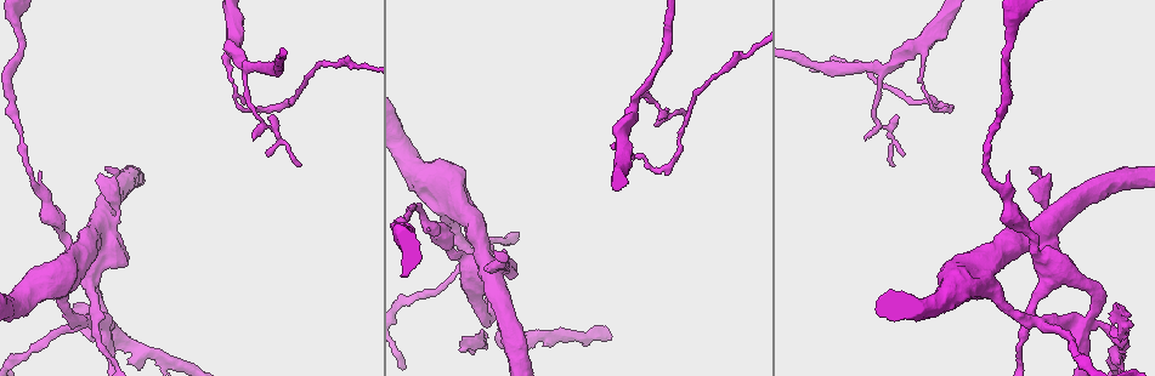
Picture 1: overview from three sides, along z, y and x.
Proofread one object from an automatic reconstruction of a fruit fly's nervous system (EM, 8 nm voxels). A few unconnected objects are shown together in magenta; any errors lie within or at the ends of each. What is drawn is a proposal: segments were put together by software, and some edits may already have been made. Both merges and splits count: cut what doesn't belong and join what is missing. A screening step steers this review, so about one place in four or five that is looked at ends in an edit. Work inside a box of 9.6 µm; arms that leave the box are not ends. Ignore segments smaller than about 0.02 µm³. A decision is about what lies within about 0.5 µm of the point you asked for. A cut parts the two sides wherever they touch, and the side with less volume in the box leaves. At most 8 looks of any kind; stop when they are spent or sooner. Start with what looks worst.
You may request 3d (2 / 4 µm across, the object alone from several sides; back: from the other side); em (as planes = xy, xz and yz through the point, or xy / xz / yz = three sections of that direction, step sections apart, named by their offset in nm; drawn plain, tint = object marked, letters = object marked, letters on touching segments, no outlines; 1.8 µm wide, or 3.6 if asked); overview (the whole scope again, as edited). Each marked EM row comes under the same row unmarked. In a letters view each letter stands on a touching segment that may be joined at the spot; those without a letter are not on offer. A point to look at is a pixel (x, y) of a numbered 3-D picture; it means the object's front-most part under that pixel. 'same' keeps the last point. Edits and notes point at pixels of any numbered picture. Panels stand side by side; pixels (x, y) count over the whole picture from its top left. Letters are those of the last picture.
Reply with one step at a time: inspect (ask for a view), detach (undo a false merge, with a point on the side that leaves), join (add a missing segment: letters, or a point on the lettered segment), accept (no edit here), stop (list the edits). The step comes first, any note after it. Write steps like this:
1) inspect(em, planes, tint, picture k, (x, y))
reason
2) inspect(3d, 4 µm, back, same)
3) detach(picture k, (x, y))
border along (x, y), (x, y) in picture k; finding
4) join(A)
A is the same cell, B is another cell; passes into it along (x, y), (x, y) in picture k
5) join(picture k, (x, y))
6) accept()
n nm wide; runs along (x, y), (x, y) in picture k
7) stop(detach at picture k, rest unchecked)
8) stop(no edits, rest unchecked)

inspect(em, xy, step 8, tint, picture 1, (1087, 325))
arms part here

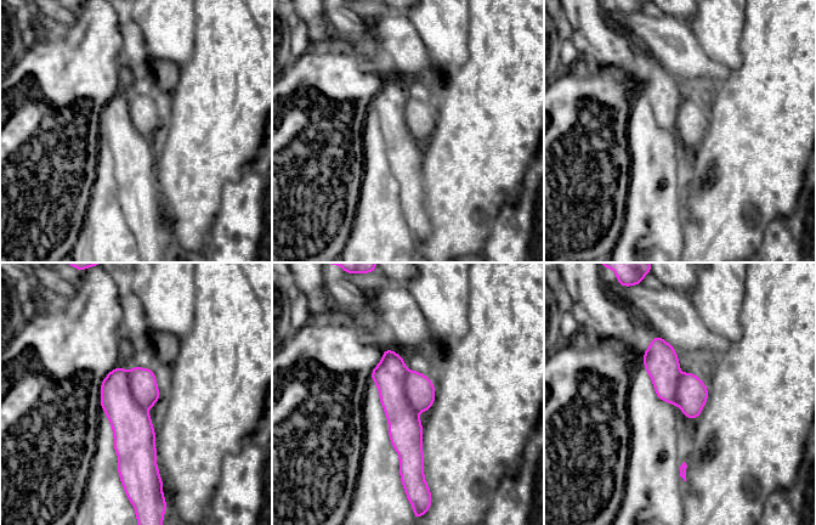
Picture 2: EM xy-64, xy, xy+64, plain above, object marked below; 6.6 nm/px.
inspect(em, yz, step 16, letters, same)

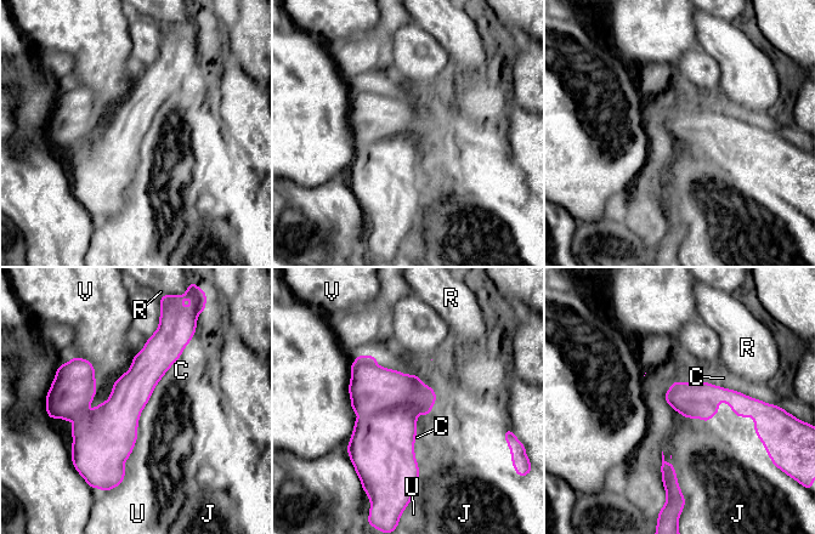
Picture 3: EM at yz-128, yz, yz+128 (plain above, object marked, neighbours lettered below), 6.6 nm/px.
accept()
220 nm wide; C, J, R, U and V are other cells; continuous, no second neuron

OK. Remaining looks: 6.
inspect(3d, 4 µm, picture 1, (1046, 249))
four or more arms meet

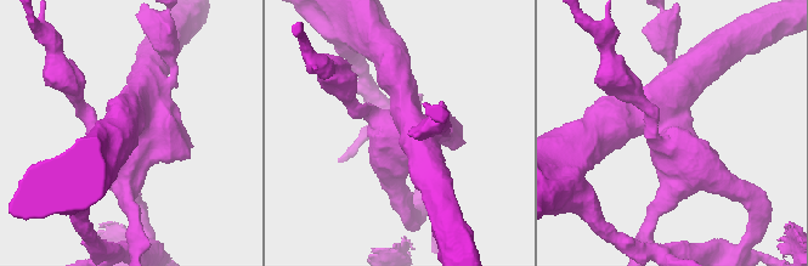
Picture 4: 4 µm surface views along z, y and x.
inspect(em, 3.6 µm, xy, step 16, tint, picture 4, (667, 129))
now the EM

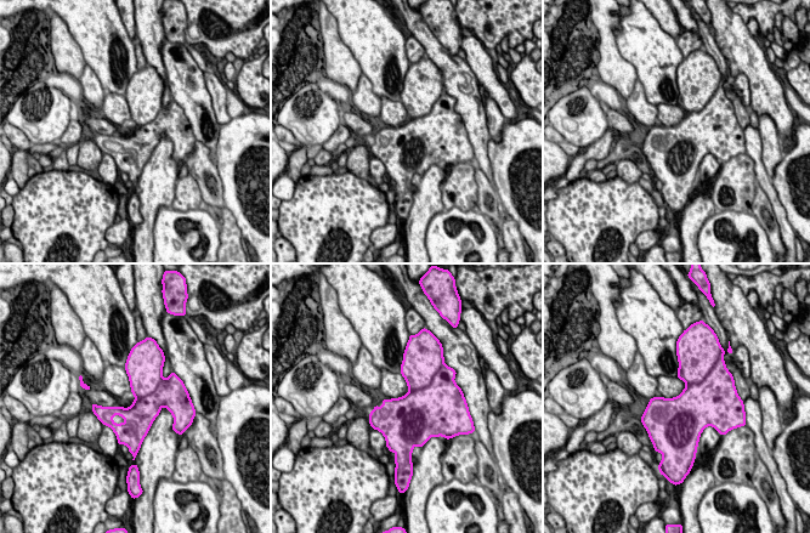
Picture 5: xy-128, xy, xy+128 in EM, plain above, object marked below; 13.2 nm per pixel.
inspect(em, 3.6 µm, planes, letters, same)
cut it another way

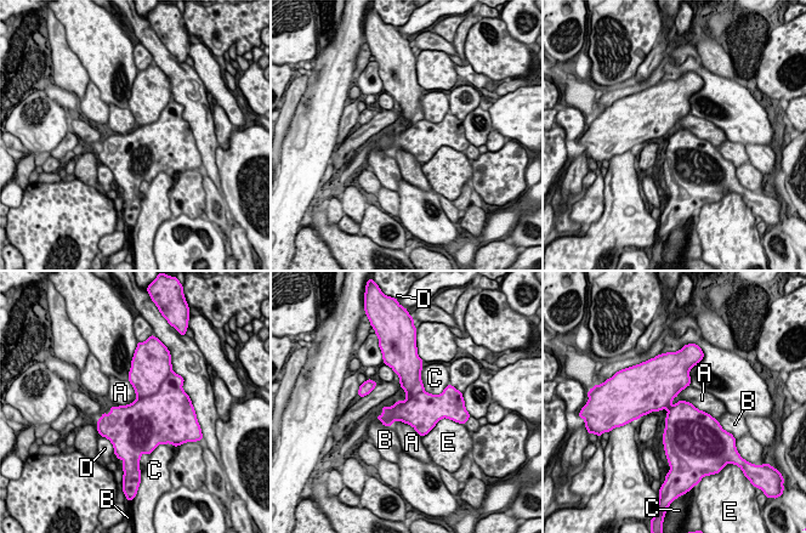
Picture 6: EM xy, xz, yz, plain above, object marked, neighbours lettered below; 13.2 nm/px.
accept()
A touches over 600 nm; A, B, C, D and E are other cells; border along (680, 400), (688, 401), (717, 420) in picture 6; continuous, no second neuron

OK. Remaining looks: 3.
inspect(em, planes, letters, picture 1, (623, 145))
thick turns thin

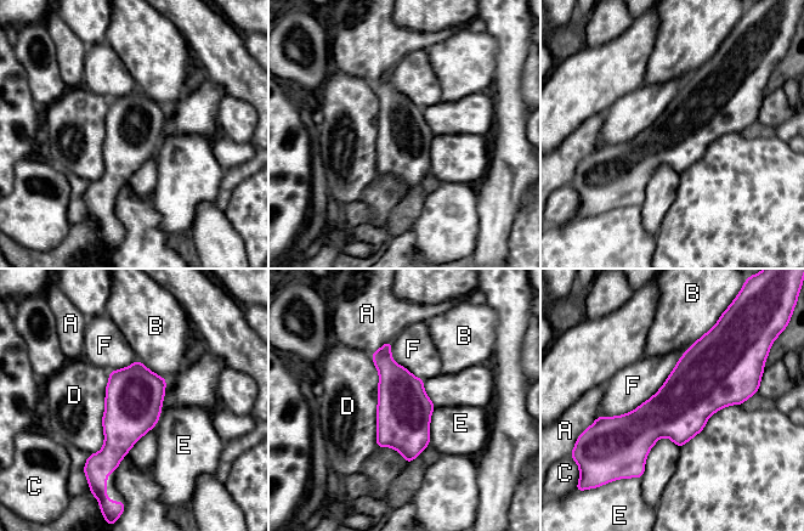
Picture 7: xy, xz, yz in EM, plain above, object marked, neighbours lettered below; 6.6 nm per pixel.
accept()
360 nm wide; A, B, C, D, E and F are other cells; border along (166, 379), (157, 423), (125, 455) in picture 7; all the same neuron

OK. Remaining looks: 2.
stop(no edits, rest unchecked)

